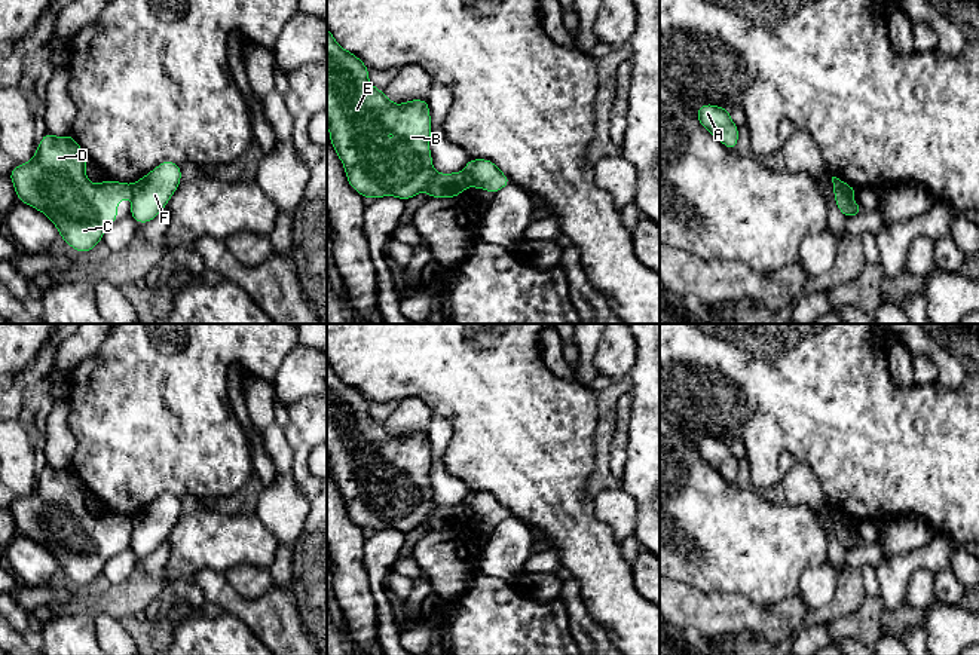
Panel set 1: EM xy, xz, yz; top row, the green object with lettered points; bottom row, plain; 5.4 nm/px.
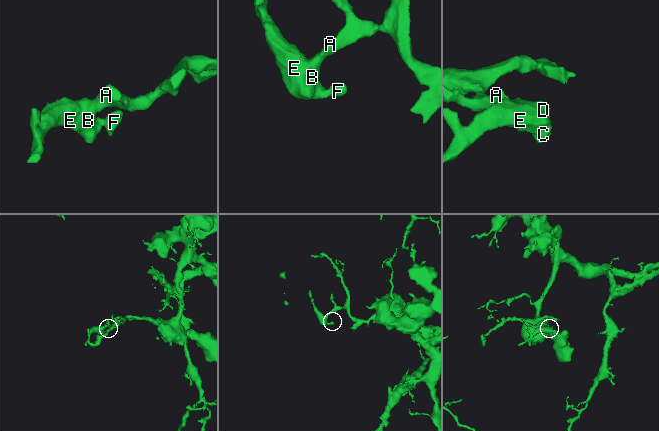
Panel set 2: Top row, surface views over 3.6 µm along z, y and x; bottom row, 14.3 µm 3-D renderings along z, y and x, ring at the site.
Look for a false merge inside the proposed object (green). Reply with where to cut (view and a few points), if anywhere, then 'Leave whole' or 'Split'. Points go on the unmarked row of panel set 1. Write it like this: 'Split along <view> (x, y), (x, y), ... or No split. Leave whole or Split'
Split along xz (462, 508), (467, 519). Split

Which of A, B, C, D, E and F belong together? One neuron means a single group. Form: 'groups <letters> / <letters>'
groups A B C D E / F

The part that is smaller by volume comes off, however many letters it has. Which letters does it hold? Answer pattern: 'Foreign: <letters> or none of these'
Foreign: F

